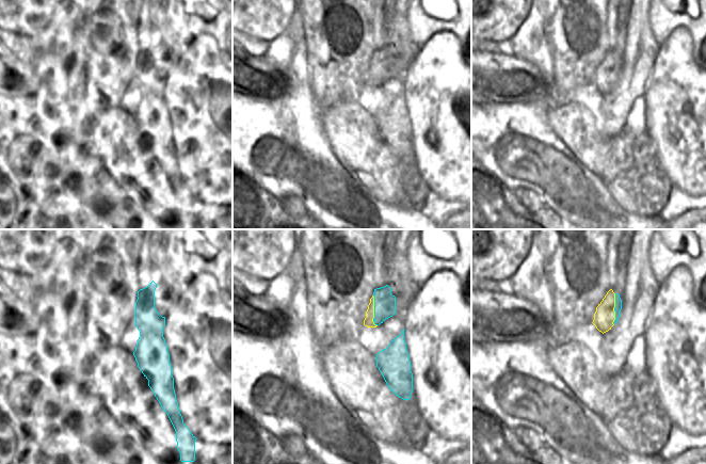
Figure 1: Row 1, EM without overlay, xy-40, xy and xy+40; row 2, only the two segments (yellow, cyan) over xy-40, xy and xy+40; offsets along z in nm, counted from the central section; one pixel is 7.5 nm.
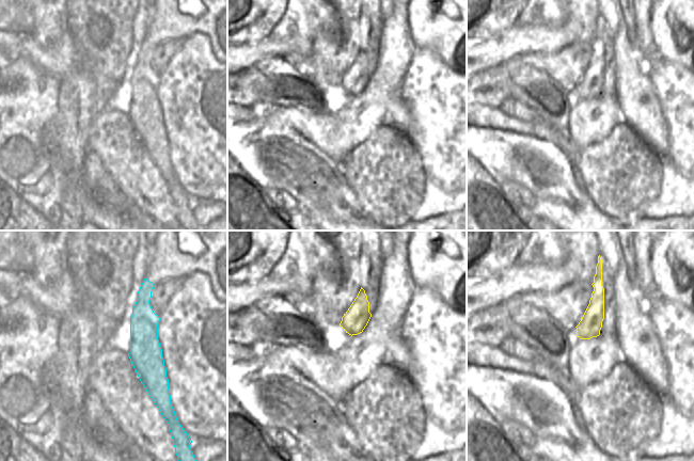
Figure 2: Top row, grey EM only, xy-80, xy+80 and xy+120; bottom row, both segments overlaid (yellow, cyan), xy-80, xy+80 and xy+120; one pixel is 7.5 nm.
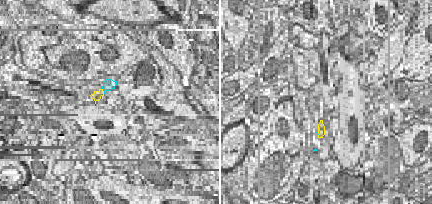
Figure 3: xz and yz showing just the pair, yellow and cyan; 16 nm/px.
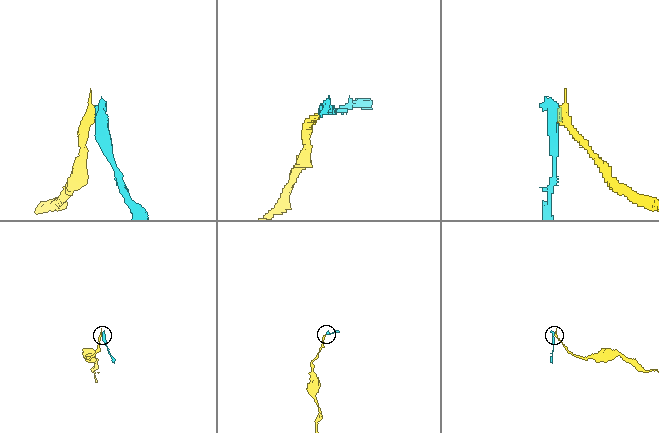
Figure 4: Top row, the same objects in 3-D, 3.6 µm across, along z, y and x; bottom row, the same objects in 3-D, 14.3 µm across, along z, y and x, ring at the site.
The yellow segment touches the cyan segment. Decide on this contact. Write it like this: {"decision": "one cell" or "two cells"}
{"decision": "two cells"}

